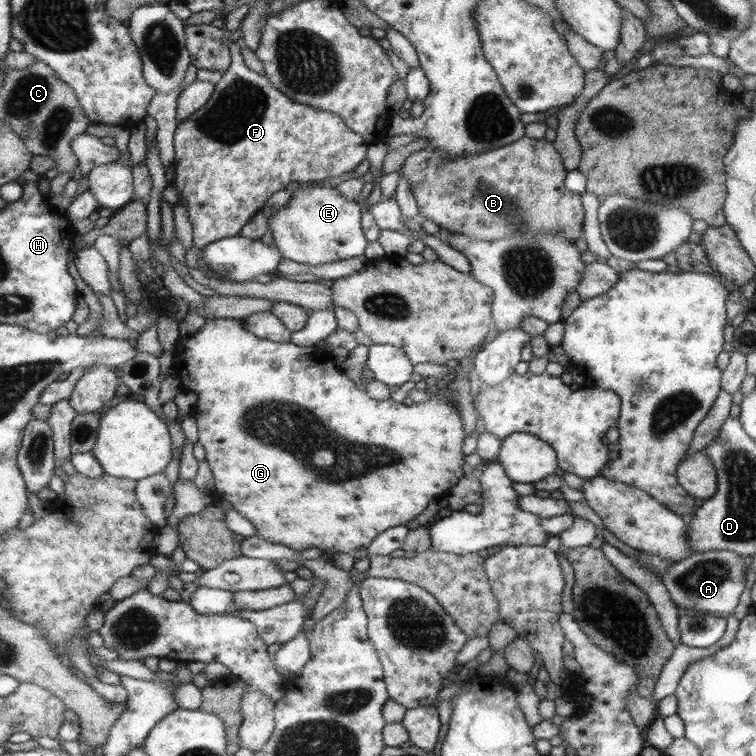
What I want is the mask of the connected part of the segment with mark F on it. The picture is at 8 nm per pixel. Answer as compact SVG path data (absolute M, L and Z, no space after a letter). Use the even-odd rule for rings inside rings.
M230 42L228 49L229 67L214 84L211 97L201 109L178 123L173 135L175 179L171 184L180 196L179 204L186 207L193 226L192 246L184 256L189 270L197 268L197 255L204 245L237 235L251 216L264 209L267 198L276 190L324 178L334 181L365 159L369 147L362 135L355 134L339 115L297 103L271 85L265 76L251 72L243 64L236 42Z

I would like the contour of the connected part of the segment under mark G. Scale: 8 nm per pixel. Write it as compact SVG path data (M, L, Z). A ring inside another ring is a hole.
M228 318L206 319L202 327L191 336L184 337L178 341L173 348L174 354L174 374L179 378L181 390L192 391L197 396L197 402L191 407L190 415L195 419L198 431L198 442L205 451L204 462L208 464L213 478L213 489L215 500L225 500L233 506L233 510L238 512L245 520L249 520L255 528L254 536L266 542L276 543L295 552L315 548L320 552L319 558L331 558L335 554L345 554L351 550L367 549L371 540L393 526L405 525L407 520L415 518L419 512L425 510L429 500L433 496L439 496L441 492L449 490L457 484L461 478L461 442L466 436L462 428L462 419L455 414L456 408L451 401L451 390L437 390L437 392L427 401L413 403L411 406L403 406L401 403L387 400L373 400L355 384L351 378L341 374L325 351L319 352L319 348L303 348L291 341L273 342L266 339L259 339L247 332L239 320ZM335 440L347 440L341 442L341 446L333 446Z

